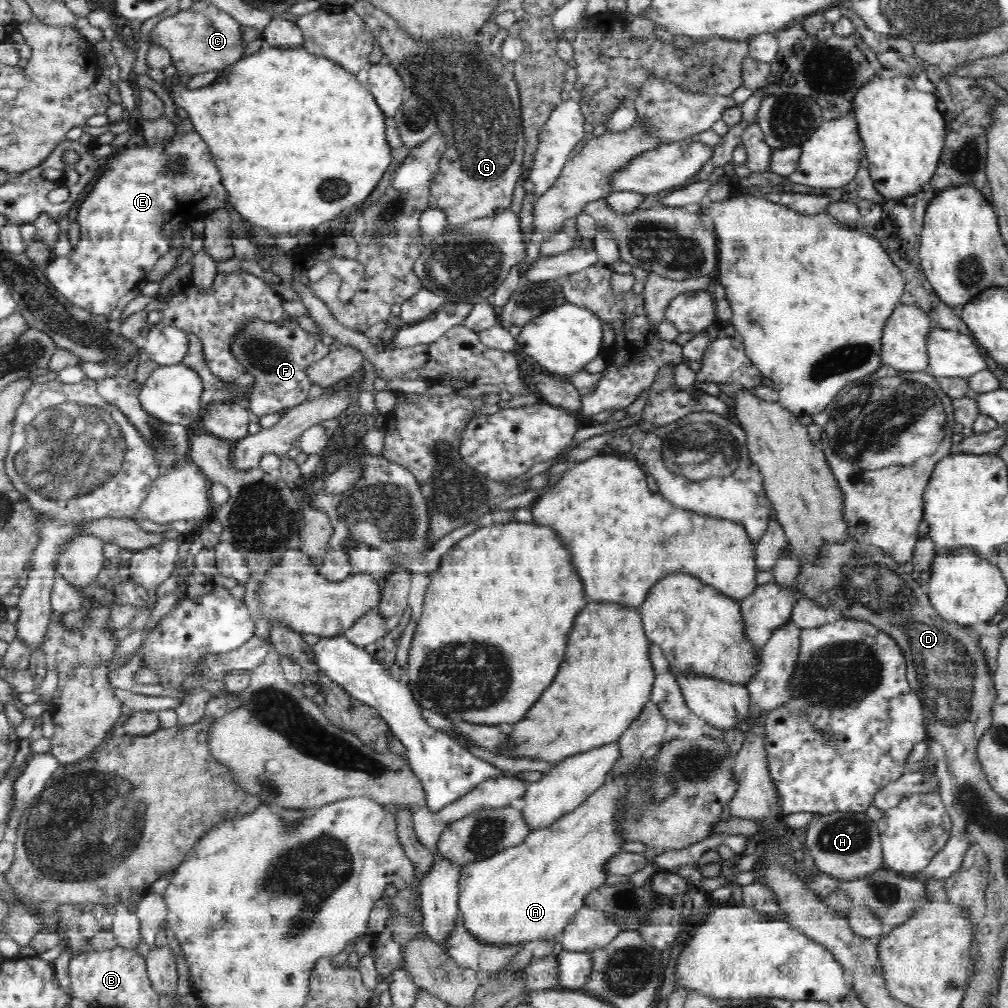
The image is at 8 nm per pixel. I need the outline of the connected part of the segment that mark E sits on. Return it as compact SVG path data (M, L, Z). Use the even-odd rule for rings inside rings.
M197 133L186 136L173 136L166 146L136 146L128 148L116 156L110 156L102 178L96 182L90 196L78 210L77 222L80 225L80 244L65 257L54 256L48 270L47 279L60 294L72 304L92 315L110 315L118 307L119 300L139 288L144 276L152 270L156 260L170 250L170 240L178 234L178 228L192 220L202 218L204 214L222 209L229 198L222 184L220 172L208 154L207 143Z

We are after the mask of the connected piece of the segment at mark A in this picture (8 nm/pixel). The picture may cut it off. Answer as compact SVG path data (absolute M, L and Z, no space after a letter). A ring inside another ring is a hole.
M618 778L618 780L610 780L604 788L598 789L598 792L594 792L589 795L585 802L578 806L571 814L561 816L557 822L549 824L548 827L542 827L541 830L533 831L528 834L528 837L524 839L524 842L516 844L516 846L510 846L504 851L498 851L497 854L482 860L481 862L472 862L463 868L460 874L460 880L458 880L459 888L459 914L462 919L462 924L465 926L466 931L476 936L476 940L483 942L484 944L497 944L498 946L508 946L508 944L530 944L534 941L551 940L553 938L559 939L566 929L567 924L572 921L576 912L578 912L582 906L584 906L584 900L588 893L591 893L594 889L598 889L599 886L605 884L607 877L606 862L620 854L622 852L622 845L627 842L624 839L624 832L620 831L618 824L620 820L626 818L628 814L628 794L630 794L630 784L626 782L626 778Z

